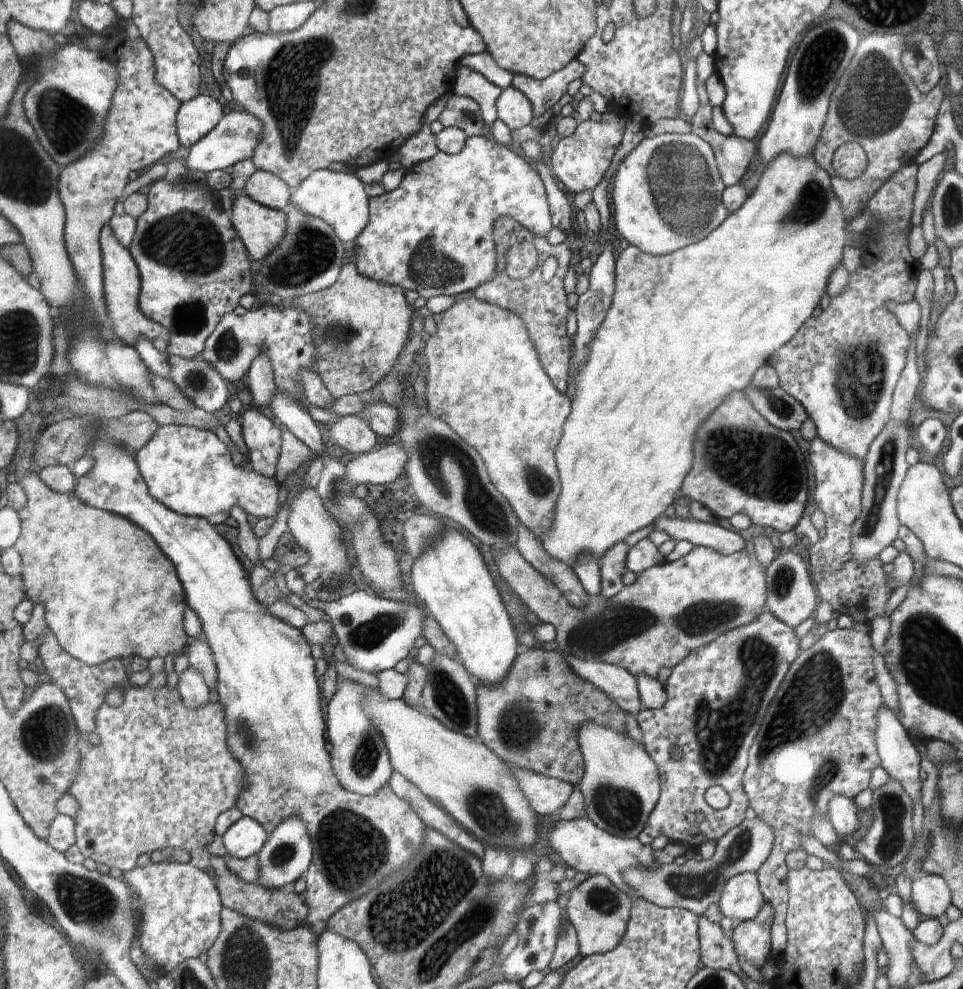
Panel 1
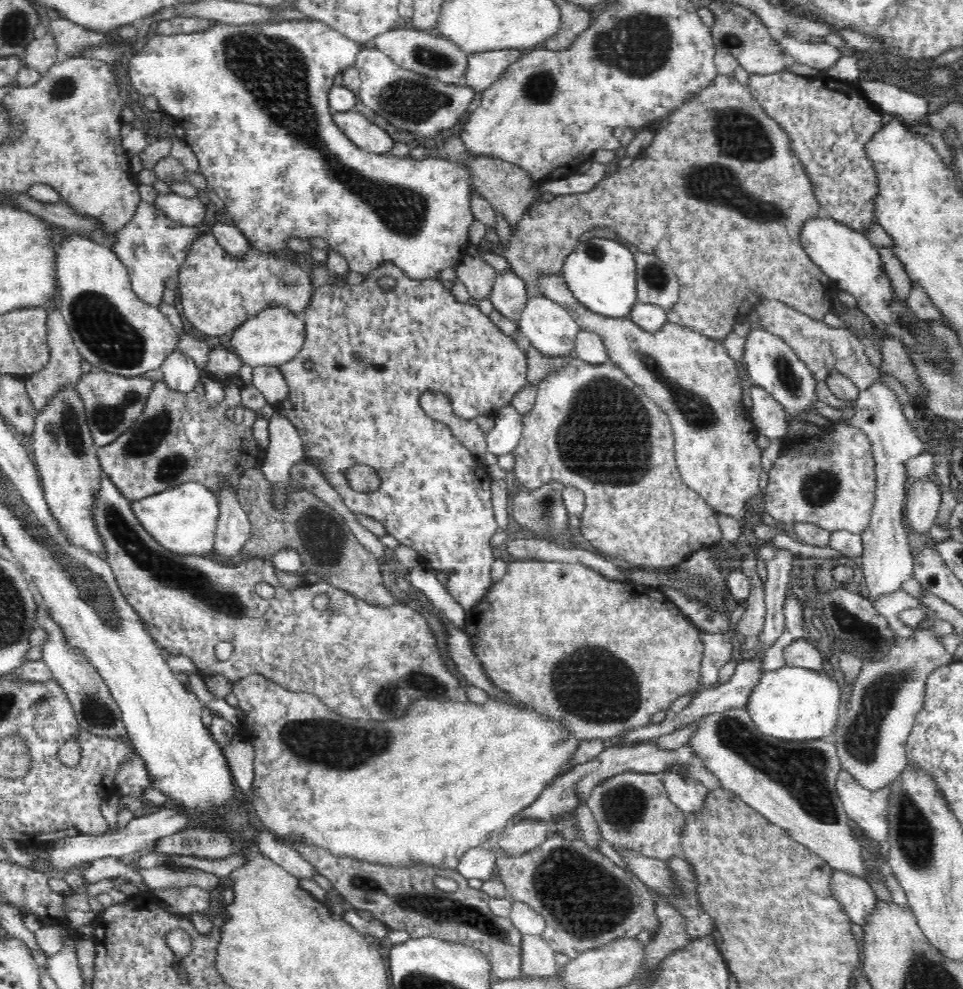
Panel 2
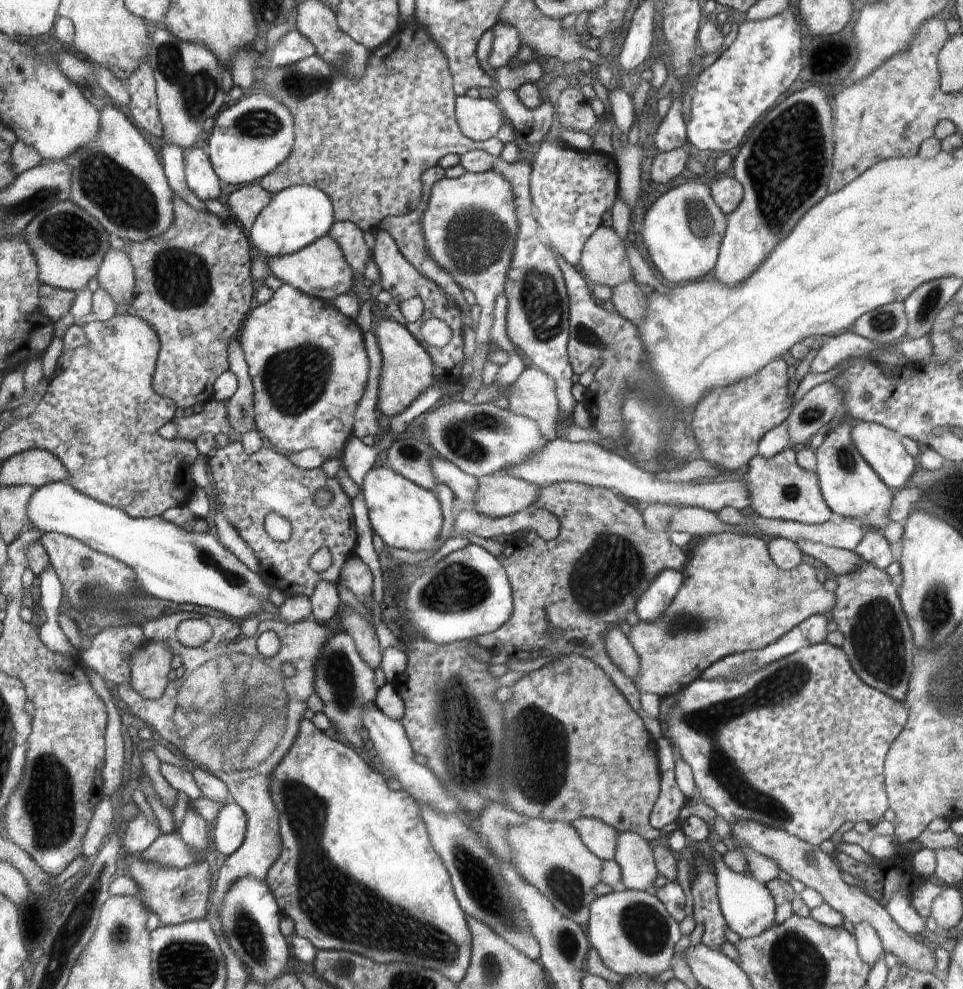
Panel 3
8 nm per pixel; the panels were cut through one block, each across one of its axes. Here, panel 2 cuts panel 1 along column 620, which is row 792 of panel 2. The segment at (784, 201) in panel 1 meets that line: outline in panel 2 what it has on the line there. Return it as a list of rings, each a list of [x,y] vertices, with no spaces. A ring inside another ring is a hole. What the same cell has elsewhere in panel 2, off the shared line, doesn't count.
[[[251,674],[233,683],[233,693],[239,700],[237,706],[243,712],[245,722],[238,735],[250,742],[254,747],[254,780],[250,793],[250,806],[254,821],[274,834],[278,834],[284,845],[292,848],[297,842],[306,843],[330,851],[338,857],[352,857],[382,866],[436,866],[442,869],[456,869],[460,858],[472,848],[493,842],[497,834],[530,804],[533,804],[544,792],[544,786],[554,778],[564,762],[572,758],[578,746],[576,738],[563,724],[549,716],[538,714],[533,707],[514,701],[510,697],[506,702],[488,699],[482,705],[470,701],[440,702],[426,698],[418,699],[410,706],[410,712],[400,718],[390,718],[386,721],[352,719],[334,714],[332,709],[310,693],[292,693],[280,685],[268,680],[261,674]]]

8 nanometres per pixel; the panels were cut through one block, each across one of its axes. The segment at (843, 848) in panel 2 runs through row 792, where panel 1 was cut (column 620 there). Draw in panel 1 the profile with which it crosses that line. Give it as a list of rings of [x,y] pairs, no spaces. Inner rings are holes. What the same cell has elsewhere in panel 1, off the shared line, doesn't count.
[[[584,724],[578,732],[579,750],[586,761],[586,773],[582,781],[576,786],[584,796],[584,808],[587,818],[609,834],[618,837],[638,838],[647,827],[651,814],[659,803],[663,788],[659,766],[655,759],[648,754],[646,748],[632,739],[624,731],[615,730],[612,726],[598,726],[598,724]]]

